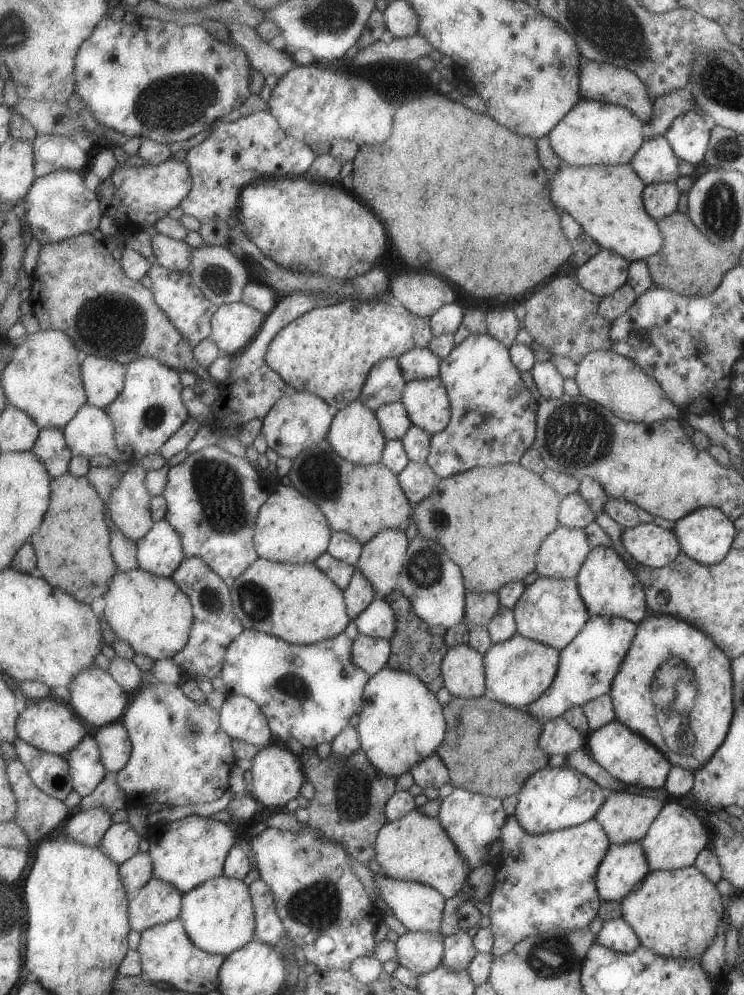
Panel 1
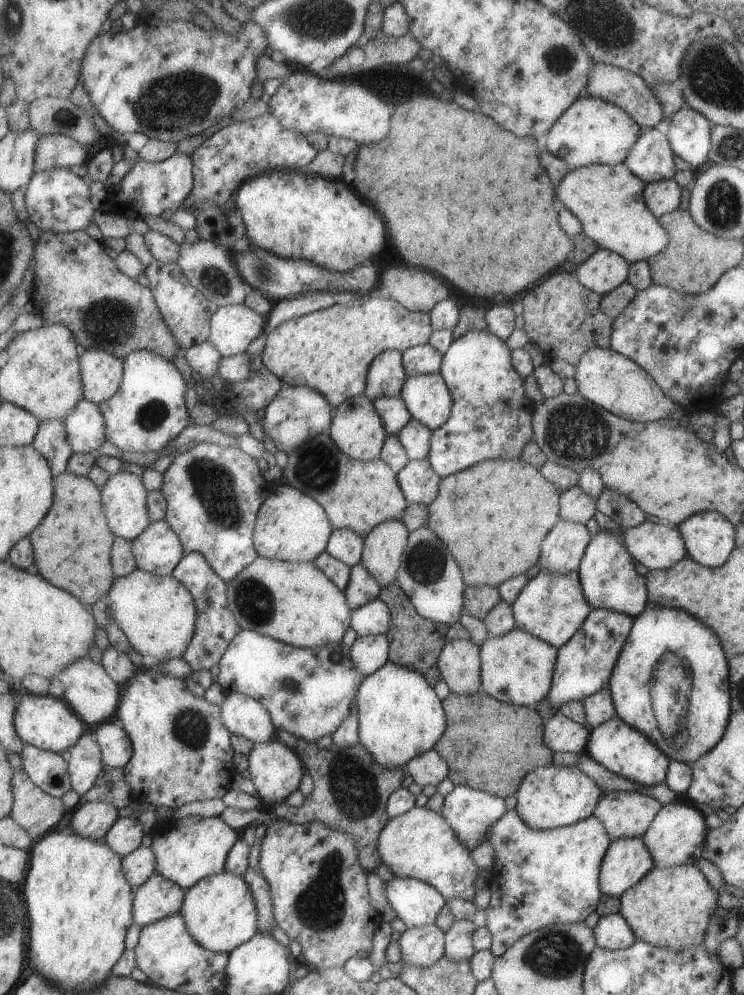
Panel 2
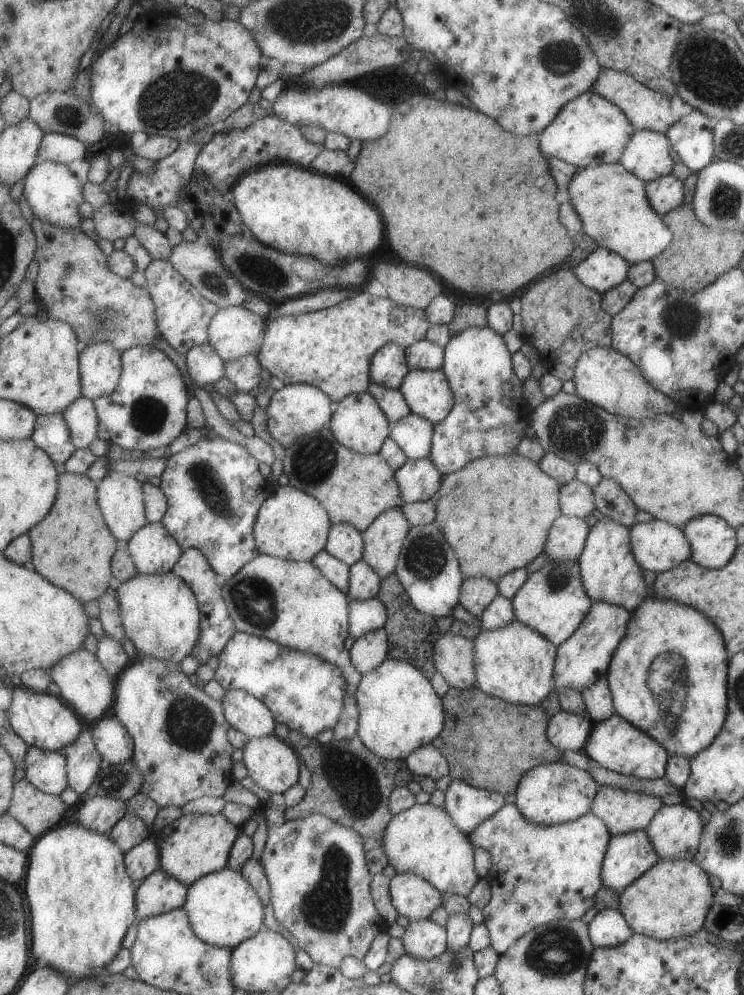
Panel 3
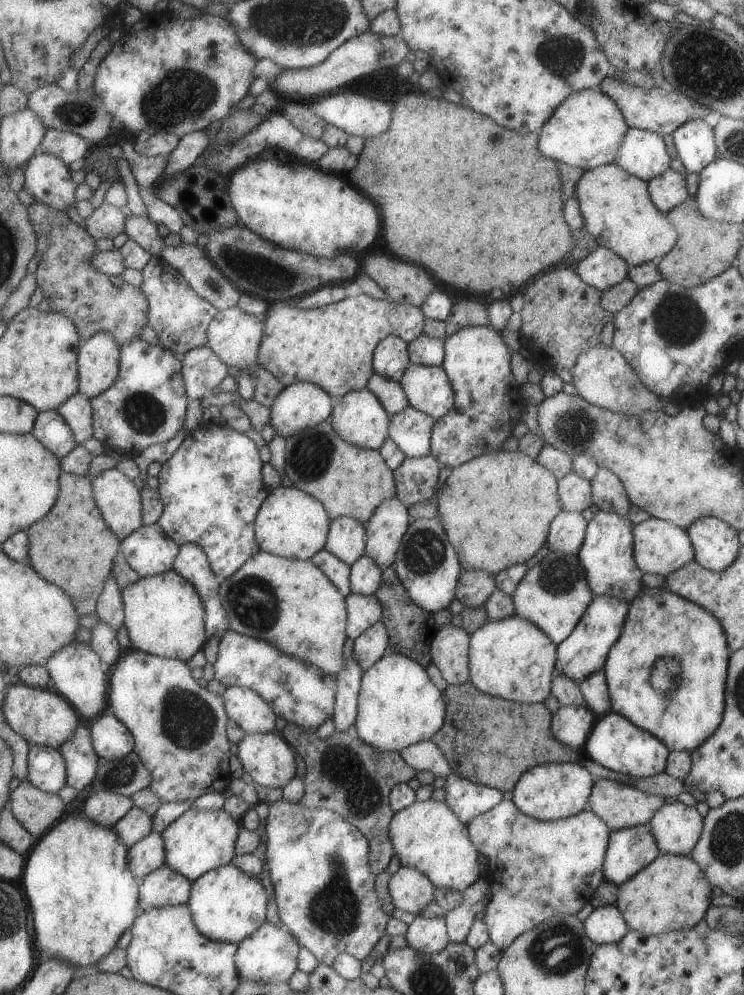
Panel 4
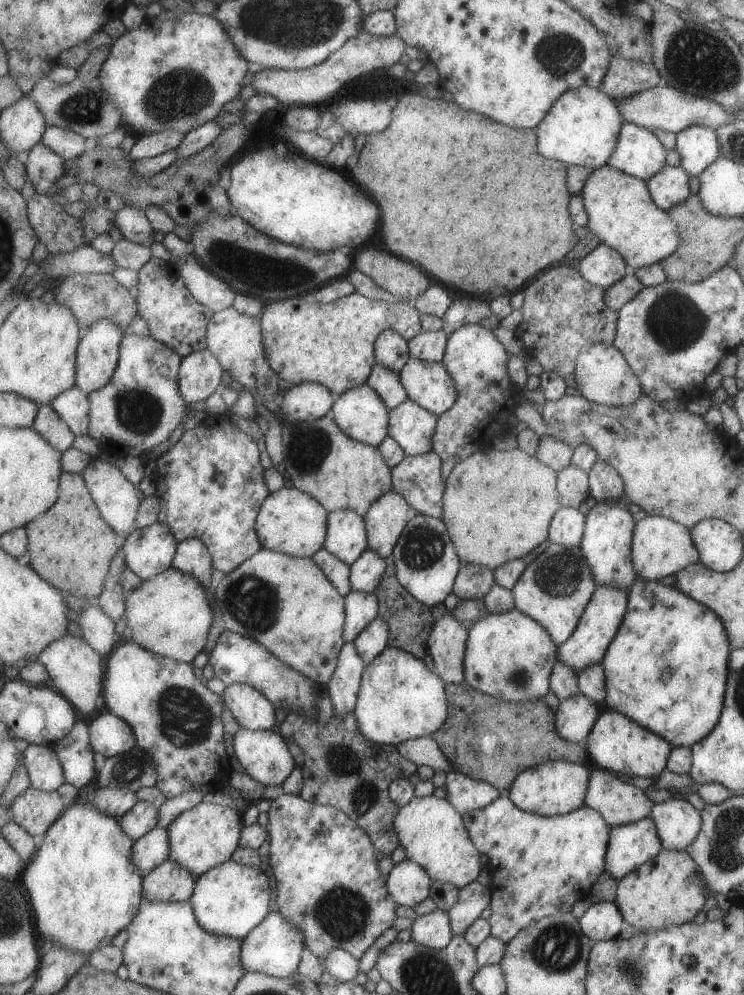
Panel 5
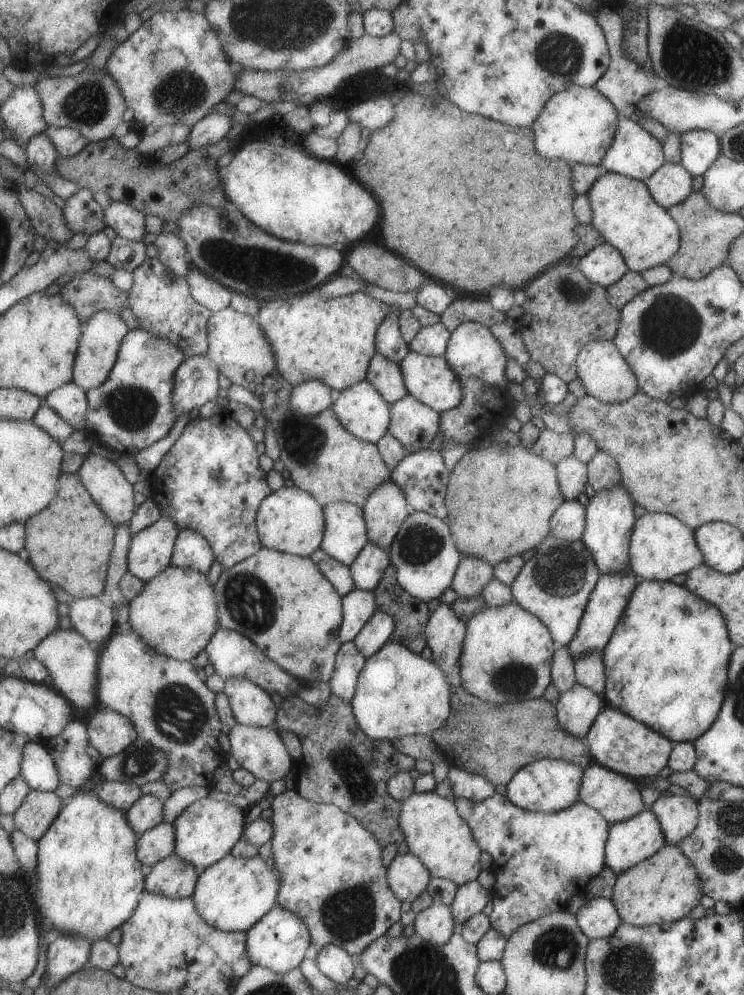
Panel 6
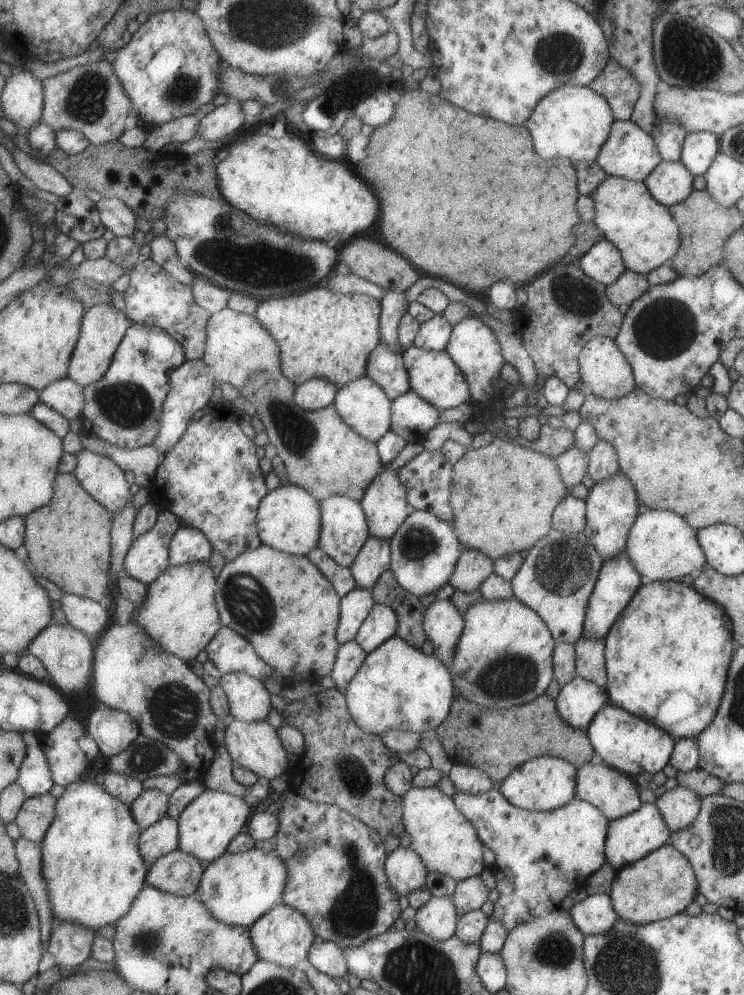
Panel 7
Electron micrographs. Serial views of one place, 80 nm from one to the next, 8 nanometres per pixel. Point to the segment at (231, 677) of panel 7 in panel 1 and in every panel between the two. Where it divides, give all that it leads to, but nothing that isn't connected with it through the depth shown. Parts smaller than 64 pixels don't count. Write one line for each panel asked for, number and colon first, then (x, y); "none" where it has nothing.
1: (243, 719)
2: (244, 716)
3: (246, 713)
4: (245, 707)
5: (252, 709)
6: (252, 706)

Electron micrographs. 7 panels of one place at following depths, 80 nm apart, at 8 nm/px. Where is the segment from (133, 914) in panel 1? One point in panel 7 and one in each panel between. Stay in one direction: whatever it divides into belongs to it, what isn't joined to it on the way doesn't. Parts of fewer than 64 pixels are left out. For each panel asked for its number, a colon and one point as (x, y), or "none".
2: (159, 898)
3: (161, 893)
4: (164, 887)
5: (171, 882)
6: (173, 877)
7: (180, 873)

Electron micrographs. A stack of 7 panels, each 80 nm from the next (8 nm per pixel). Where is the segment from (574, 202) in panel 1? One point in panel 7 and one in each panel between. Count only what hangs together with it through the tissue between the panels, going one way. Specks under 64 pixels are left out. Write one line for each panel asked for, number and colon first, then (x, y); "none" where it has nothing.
2: (607, 200)
3: (611, 203)
4: (617, 211)
5: (620, 212)
6: (623, 213)
7: (646, 236)

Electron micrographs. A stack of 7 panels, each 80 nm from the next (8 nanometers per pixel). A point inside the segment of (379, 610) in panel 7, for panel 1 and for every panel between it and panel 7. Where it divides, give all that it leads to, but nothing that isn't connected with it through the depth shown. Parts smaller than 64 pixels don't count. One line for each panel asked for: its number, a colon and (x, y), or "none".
1: (370, 654)
2: (367, 653)
3: (368, 651)
4: (367, 648)
5: (369, 642)
6: (376, 632)

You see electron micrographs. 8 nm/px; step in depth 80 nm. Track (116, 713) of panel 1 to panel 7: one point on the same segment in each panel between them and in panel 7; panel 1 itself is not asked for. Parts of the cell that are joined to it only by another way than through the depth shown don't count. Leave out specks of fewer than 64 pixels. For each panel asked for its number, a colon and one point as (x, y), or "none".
2: (90, 690)
3: (85, 684)
4: (79, 674)
5: (78, 671)
6: (73, 661)
7: (68, 653)

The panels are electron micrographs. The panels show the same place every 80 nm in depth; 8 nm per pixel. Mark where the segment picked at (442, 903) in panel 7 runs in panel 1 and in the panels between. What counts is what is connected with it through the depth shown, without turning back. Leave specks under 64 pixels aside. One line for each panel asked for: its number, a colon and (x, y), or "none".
1: (419, 952)
2: (422, 946)
3: (424, 940)
4: (424, 935)
5: (432, 930)
6: (435, 924)

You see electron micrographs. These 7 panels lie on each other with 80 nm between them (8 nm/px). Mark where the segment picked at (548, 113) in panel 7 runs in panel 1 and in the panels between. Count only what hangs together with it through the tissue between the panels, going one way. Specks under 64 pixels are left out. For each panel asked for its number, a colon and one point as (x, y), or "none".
1: (592, 133)
2: (591, 131)
3: (588, 130)
4: (586, 130)
5: (581, 128)
6: (577, 125)

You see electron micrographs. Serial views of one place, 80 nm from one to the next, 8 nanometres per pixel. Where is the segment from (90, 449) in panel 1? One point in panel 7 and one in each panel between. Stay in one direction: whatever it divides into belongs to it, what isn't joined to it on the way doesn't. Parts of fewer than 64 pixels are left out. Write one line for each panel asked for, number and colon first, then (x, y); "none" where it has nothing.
2: (87, 428)
3: (82, 418)
4: (78, 411)
5: (74, 406)
6: (70, 401)
7: (67, 396)

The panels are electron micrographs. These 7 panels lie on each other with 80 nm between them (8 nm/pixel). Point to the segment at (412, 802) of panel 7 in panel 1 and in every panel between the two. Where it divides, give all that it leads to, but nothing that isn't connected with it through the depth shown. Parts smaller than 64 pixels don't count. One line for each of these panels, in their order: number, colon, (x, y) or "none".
1: (415, 848)
2: (418, 844)
3: (422, 840)
4: (426, 836)
5: (431, 832)
6: (434, 832)

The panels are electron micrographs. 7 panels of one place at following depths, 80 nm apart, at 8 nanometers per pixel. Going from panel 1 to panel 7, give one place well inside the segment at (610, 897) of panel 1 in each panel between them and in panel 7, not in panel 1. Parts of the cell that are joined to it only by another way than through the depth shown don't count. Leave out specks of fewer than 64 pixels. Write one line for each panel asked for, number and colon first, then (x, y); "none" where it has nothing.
2: (626, 861)
3: (628, 855)
4: (629, 850)
5: (630, 845)
6: (628, 842)
7: (628, 838)

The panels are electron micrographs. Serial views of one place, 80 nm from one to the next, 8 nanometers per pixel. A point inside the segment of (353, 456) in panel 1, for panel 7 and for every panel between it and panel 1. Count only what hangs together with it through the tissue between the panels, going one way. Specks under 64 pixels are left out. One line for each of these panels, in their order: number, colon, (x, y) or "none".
2: (355, 428)
3: (357, 423)
4: (357, 418)
5: (359, 413)
6: (359, 408)
7: (361, 404)

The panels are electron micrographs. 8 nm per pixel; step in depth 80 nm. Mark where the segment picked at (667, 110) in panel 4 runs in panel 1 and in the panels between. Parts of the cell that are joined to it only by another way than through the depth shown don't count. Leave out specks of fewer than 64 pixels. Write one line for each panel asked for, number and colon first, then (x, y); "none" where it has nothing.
1: (601, 82)
2: (627, 90)
3: (645, 109)

